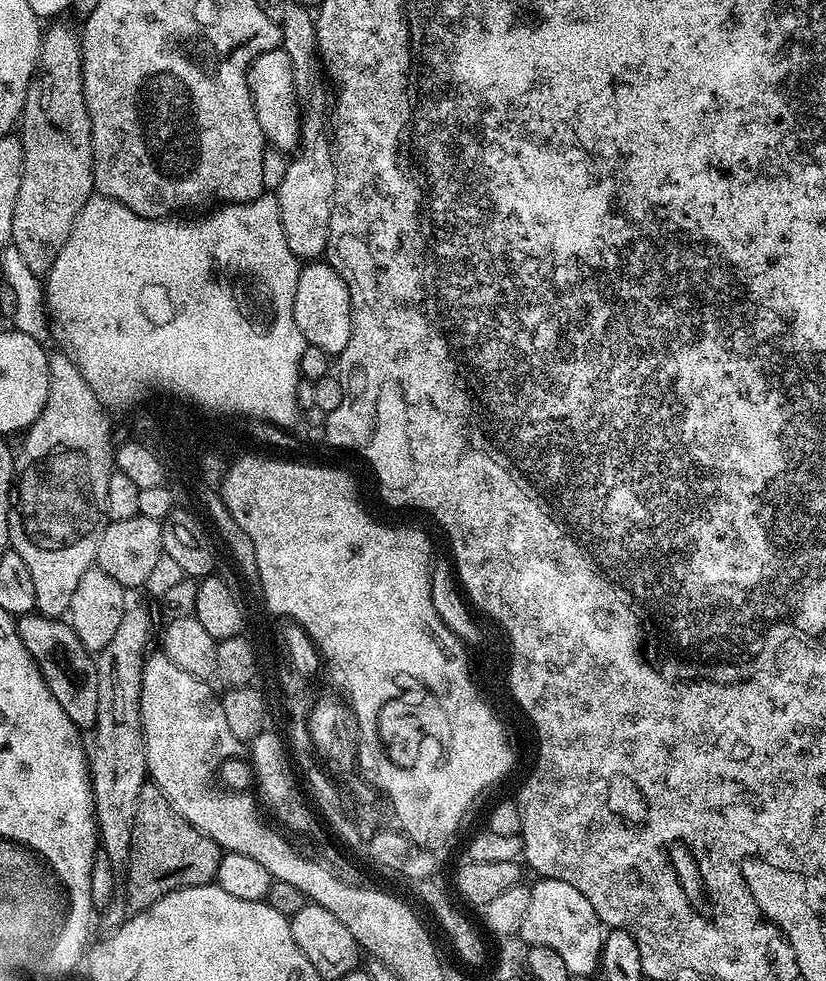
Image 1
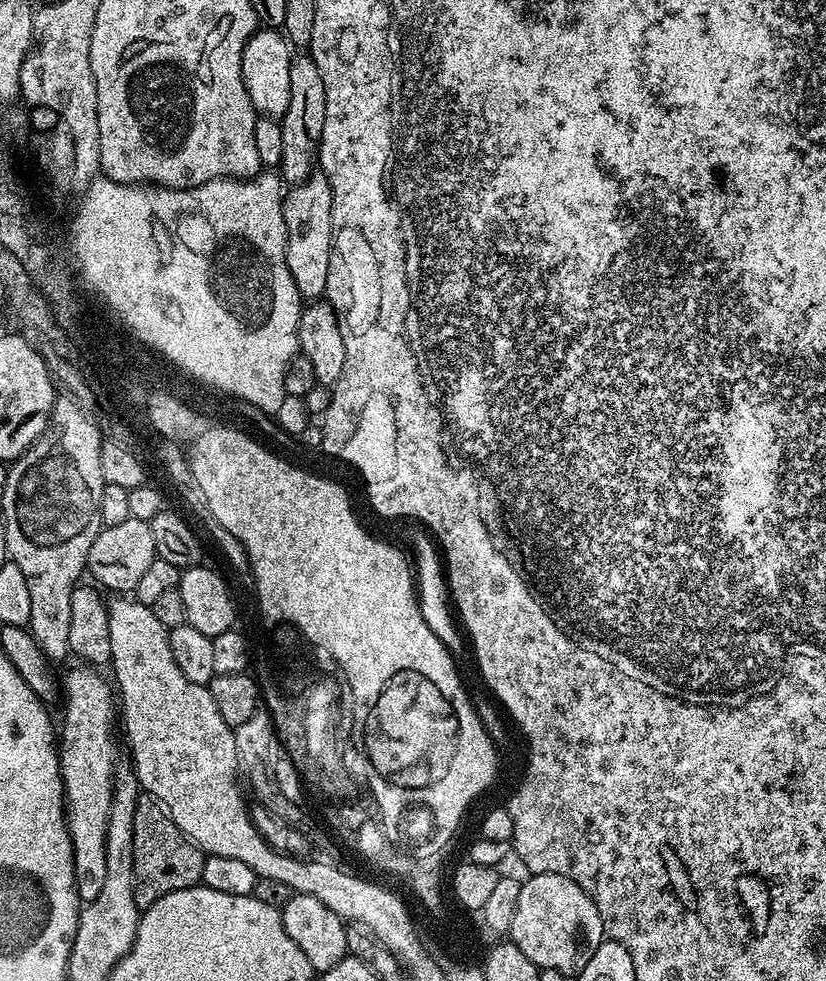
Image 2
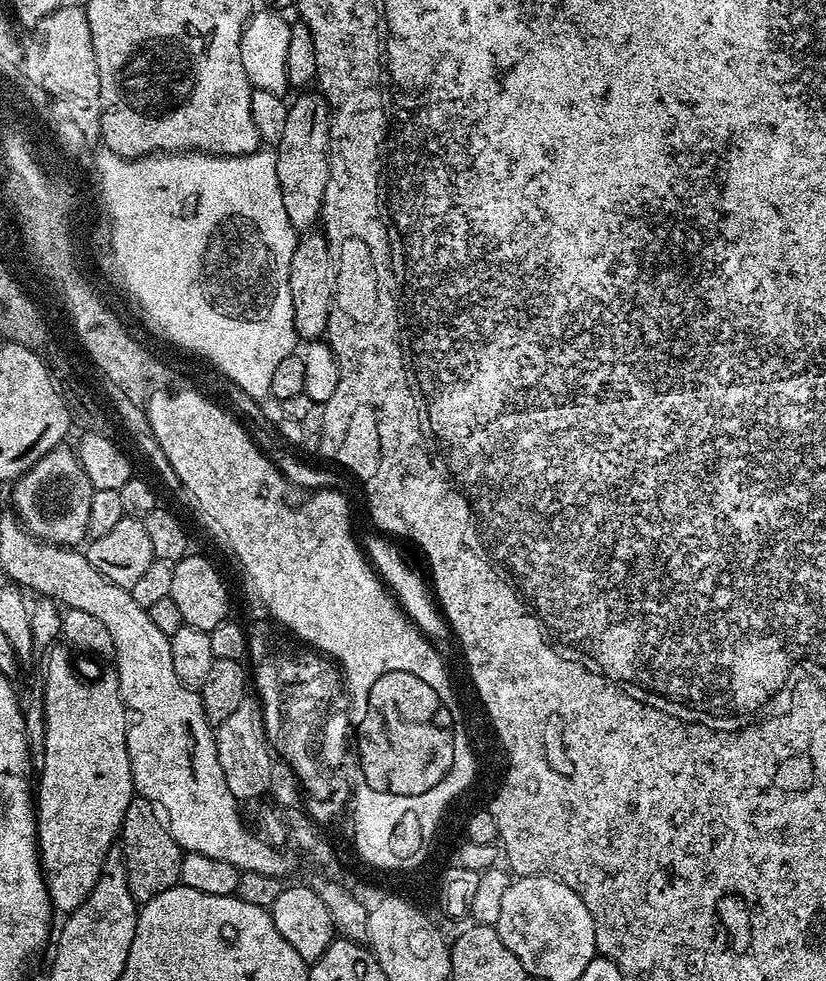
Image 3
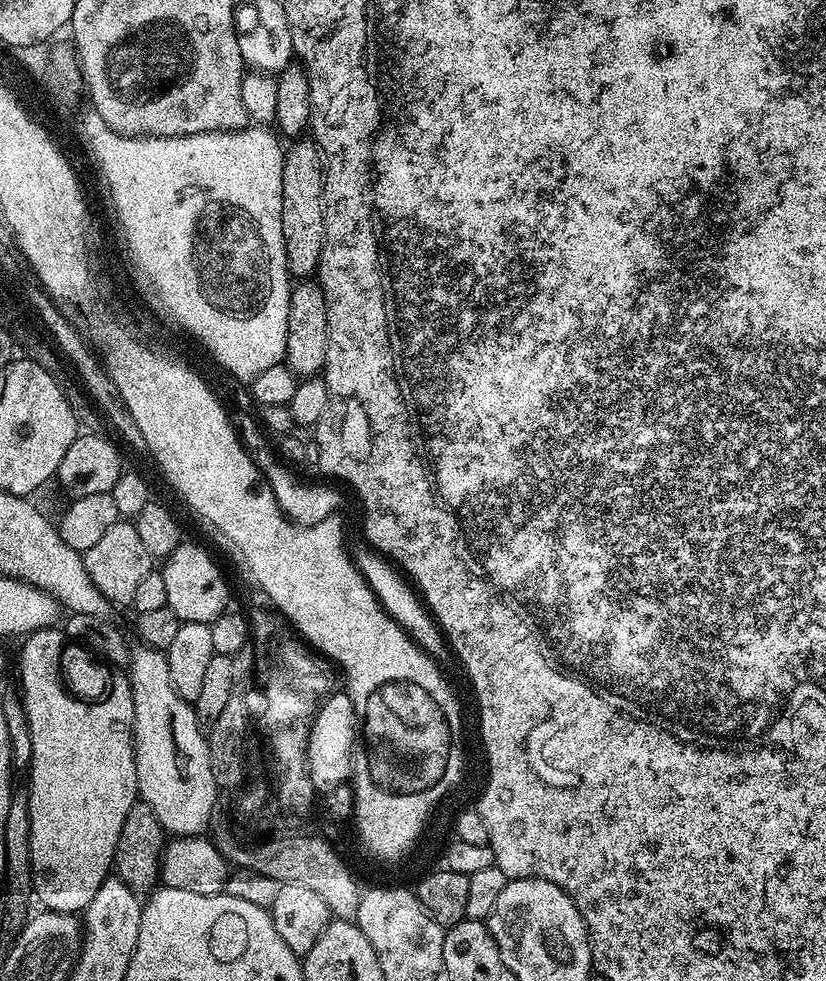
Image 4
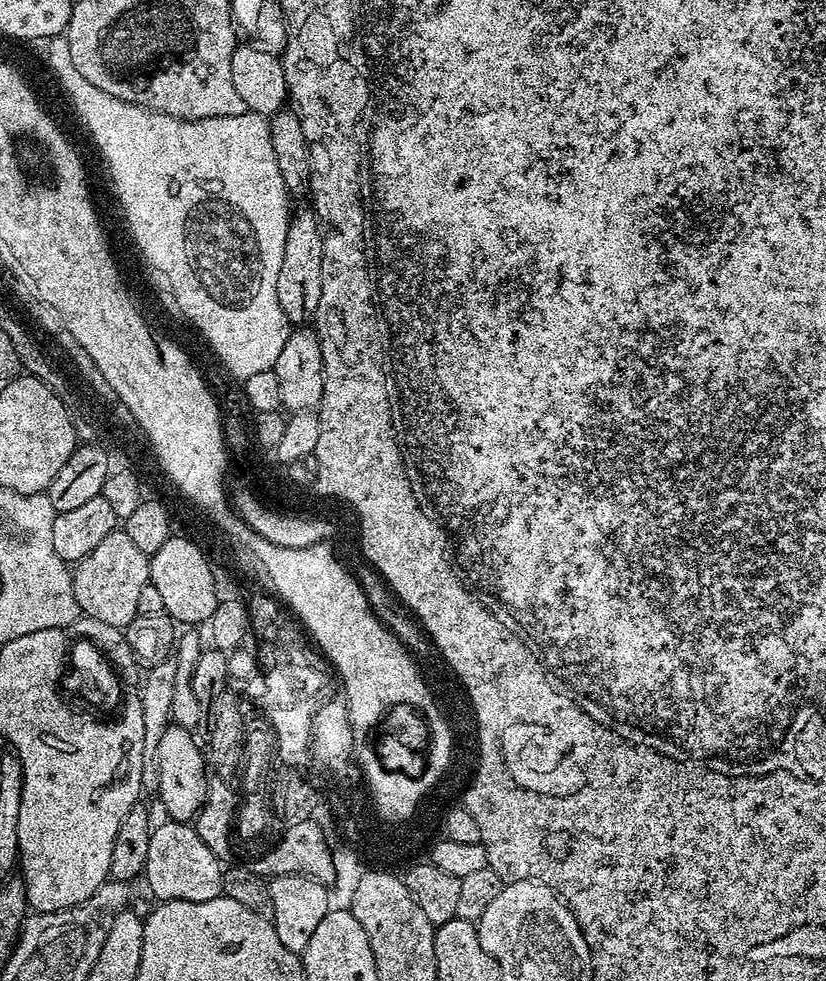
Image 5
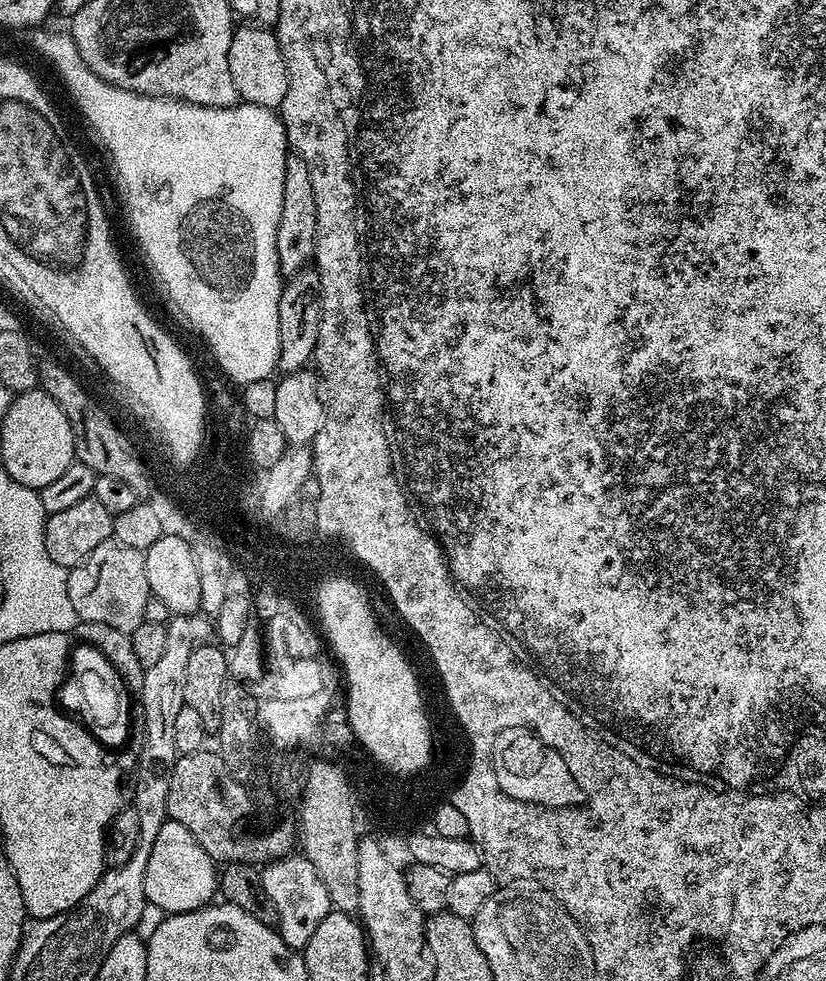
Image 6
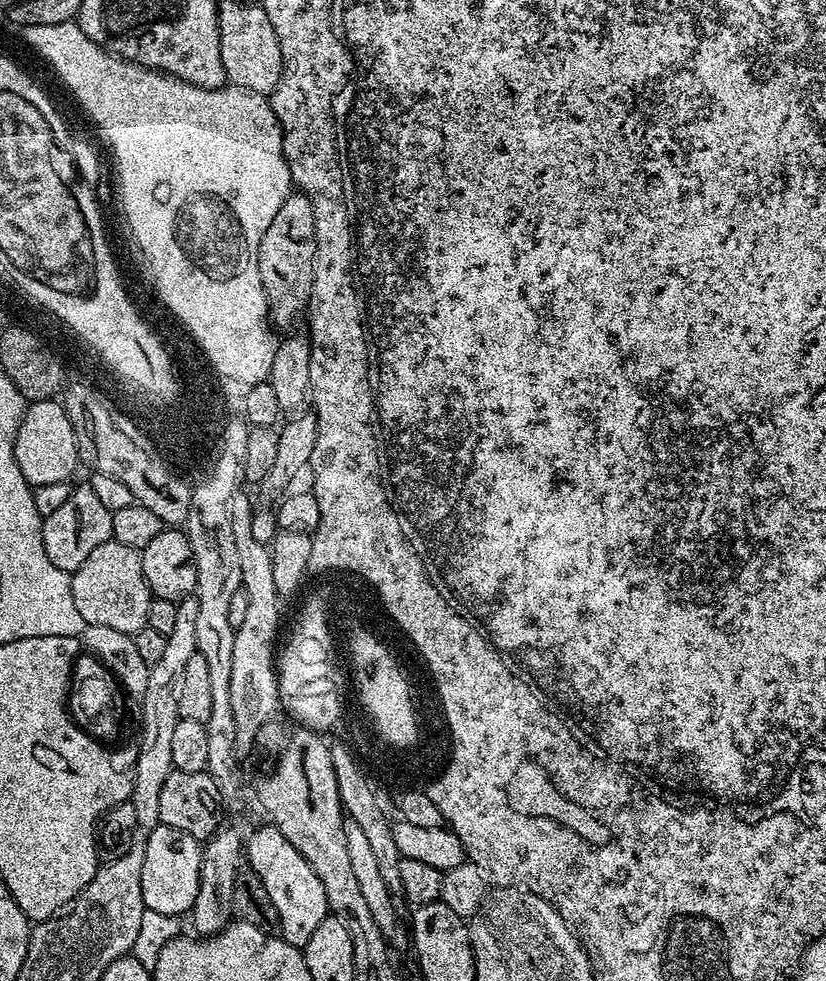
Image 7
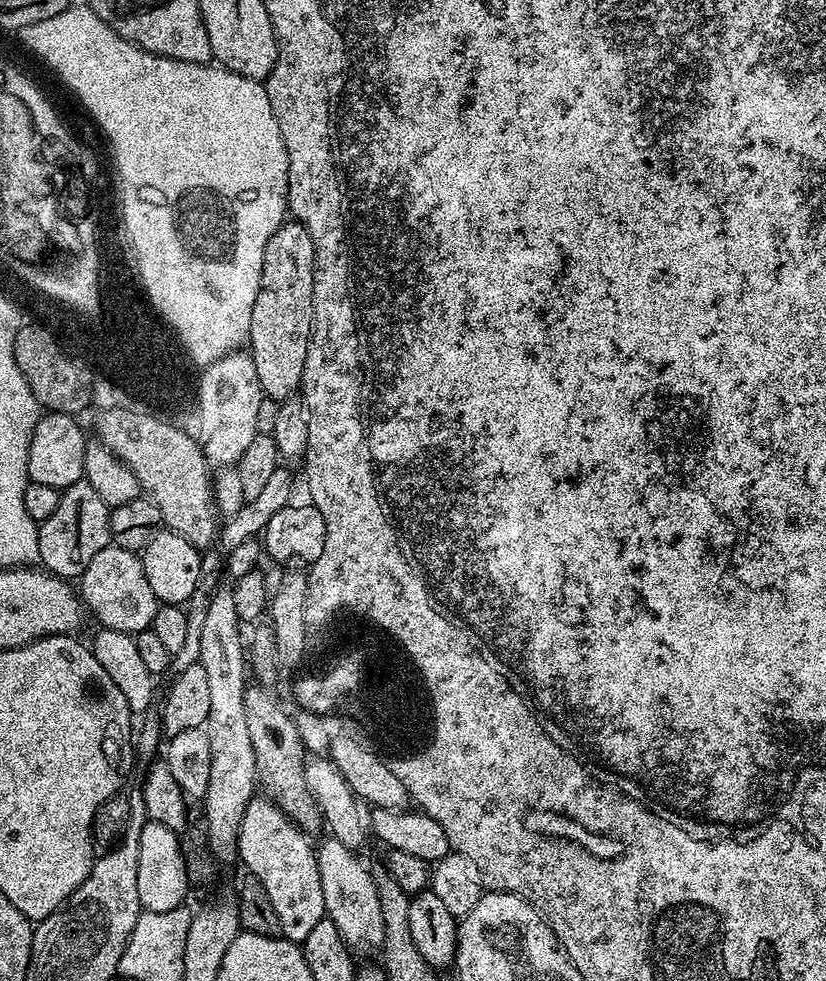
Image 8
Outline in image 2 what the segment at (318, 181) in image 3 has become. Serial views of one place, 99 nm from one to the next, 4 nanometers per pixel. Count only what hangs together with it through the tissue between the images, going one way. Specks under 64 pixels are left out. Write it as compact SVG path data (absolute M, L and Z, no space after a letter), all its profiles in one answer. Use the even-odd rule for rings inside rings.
M293 55L290 62L290 106L286 106L286 114L280 120L282 126L282 162L278 172L289 185L301 184L314 171L314 161L318 156L320 139L322 138L322 122L326 122L326 86L322 86L322 74L318 74L318 66L311 55Z

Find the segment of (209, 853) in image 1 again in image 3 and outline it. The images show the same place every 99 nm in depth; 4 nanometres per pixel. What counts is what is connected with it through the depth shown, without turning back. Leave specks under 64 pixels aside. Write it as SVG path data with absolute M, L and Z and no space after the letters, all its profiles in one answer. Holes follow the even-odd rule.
M139 794L133 795L130 806L126 806L118 844L124 857L130 894L137 902L152 900L158 894L180 884L184 852L168 833L167 823L158 815L157 805L153 801Z

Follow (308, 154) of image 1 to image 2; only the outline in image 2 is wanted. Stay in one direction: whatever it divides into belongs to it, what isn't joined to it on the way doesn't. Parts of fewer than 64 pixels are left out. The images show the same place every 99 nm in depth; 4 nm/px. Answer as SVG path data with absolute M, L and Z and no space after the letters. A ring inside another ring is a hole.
M316 170L307 176L301 184L291 185L283 193L284 221L286 222L286 266L290 266L290 274L294 278L294 286L298 286L298 294L305 301L312 302L326 293L326 274L330 270L330 254L332 253L332 195L330 182L324 173Z

